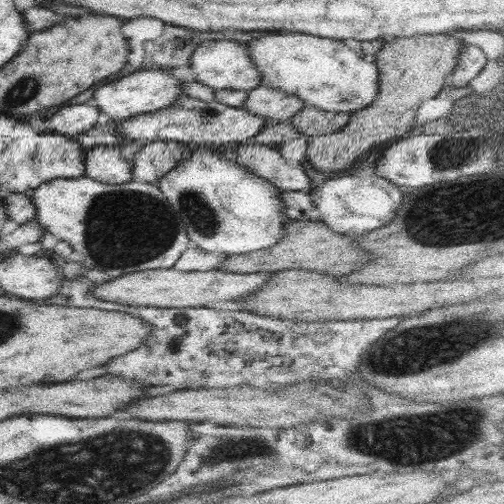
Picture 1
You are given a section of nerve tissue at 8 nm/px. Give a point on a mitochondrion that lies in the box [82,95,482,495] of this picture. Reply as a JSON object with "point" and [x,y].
{"point":[408,354]}

